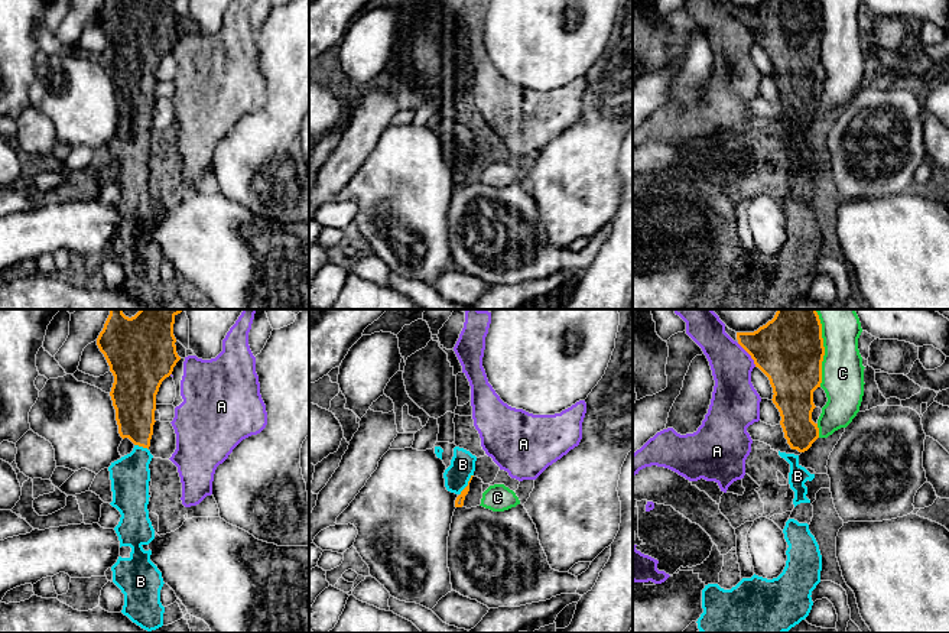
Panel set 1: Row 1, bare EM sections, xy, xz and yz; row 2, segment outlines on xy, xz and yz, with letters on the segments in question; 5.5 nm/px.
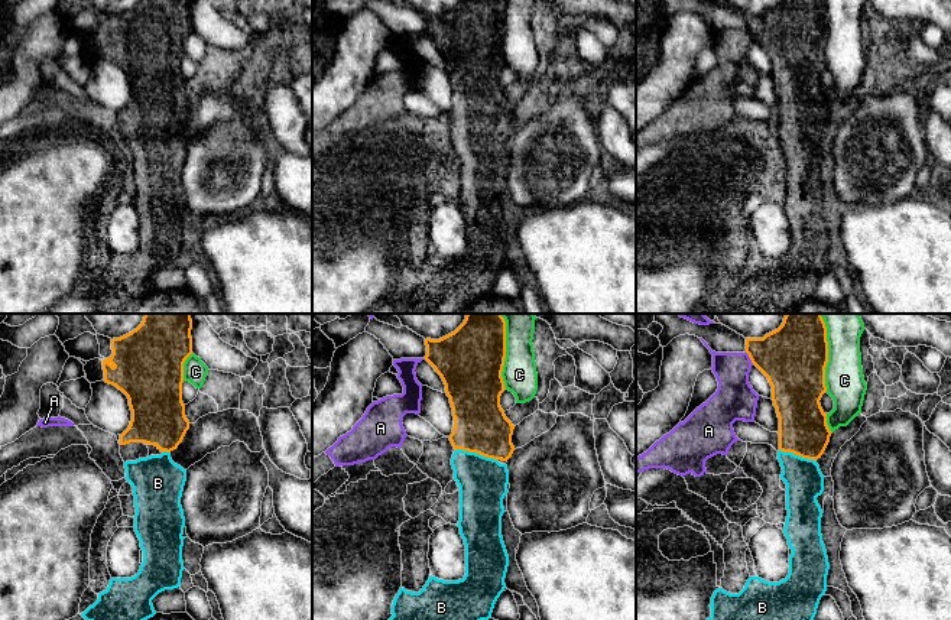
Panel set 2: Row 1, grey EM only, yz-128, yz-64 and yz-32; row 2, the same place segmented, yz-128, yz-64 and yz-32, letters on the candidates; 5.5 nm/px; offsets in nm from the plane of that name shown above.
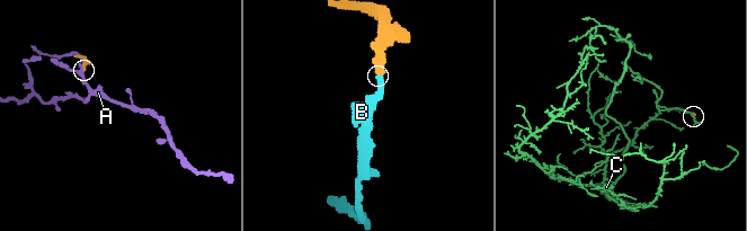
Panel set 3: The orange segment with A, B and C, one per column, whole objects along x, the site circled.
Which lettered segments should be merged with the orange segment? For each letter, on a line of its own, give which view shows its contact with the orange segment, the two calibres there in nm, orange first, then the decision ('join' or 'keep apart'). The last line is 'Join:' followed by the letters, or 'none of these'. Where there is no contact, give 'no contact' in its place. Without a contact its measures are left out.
A: contact in yz; calibres 360 and 240 nm; keep apart
B: contact in xz; calibres 50 and 140 nm; join
C: contact in yz; calibres 360 and 240 nm; keep apart
Join: B

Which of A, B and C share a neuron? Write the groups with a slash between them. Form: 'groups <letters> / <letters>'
groups A / B / C

